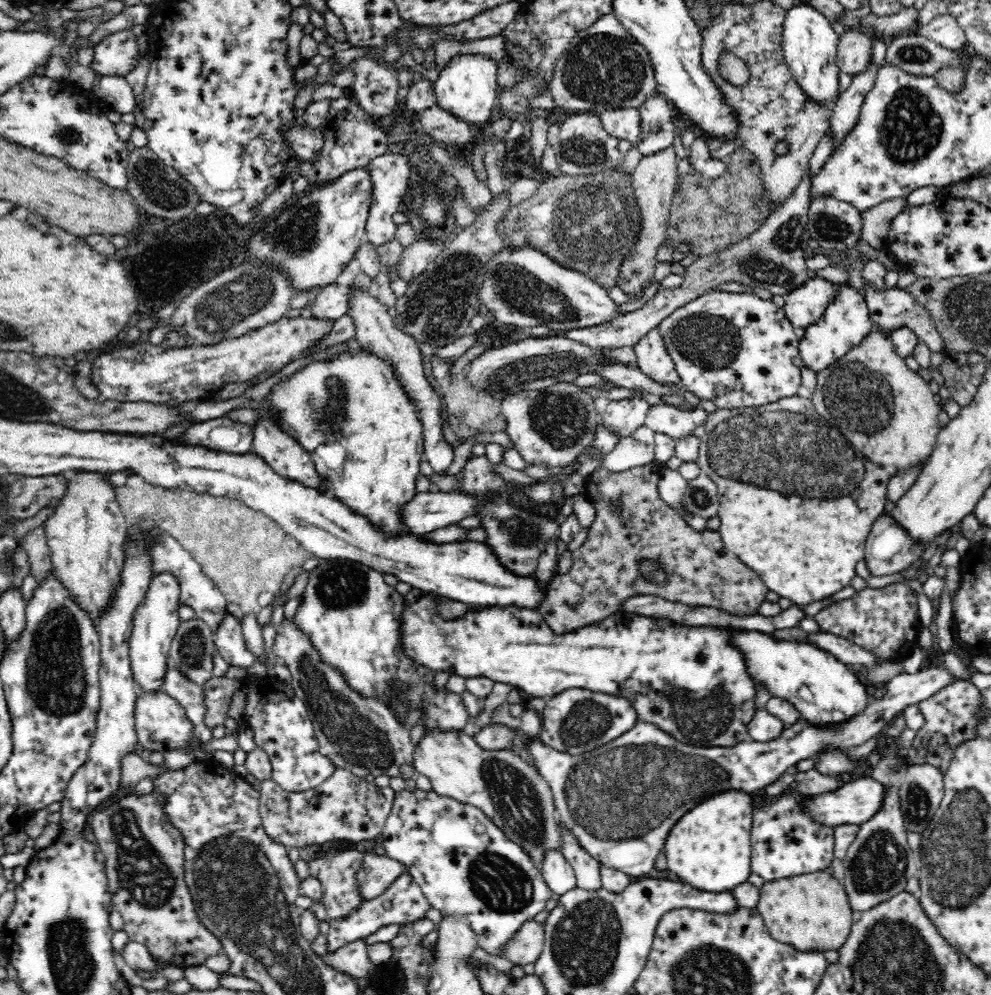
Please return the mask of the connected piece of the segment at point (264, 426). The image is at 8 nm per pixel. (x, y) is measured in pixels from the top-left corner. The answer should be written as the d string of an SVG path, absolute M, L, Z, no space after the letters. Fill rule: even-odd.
M260 418L255 422L252 430L252 451L262 457L280 476L295 480L306 487L321 490L326 489L325 481L316 472L310 453L288 433L282 432L271 420Z

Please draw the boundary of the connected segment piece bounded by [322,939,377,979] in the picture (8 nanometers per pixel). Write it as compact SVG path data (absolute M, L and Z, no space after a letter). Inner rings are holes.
M364 939L346 944L332 954L324 954L322 961L356 979L372 977L377 968L368 957L368 945Z

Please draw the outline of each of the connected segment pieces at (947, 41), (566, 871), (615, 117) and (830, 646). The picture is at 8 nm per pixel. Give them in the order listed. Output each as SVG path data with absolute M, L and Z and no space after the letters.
M950 13L936 16L928 24L918 26L915 33L929 38L944 48L967 47L965 32Z
M548 850L540 865L541 874L552 893L564 895L577 886L575 870L560 850Z
M639 107L604 110L598 115L604 130L616 139L629 140L633 144L640 140Z
M824 631L807 633L807 637L810 642L809 644L832 653L838 660L843 661L844 664L853 668L861 665L868 667L877 666L886 662L886 660L877 660L871 652L832 633Z

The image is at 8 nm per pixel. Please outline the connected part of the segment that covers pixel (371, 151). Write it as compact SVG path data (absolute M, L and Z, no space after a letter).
M351 94L331 100L328 117L318 129L324 135L320 156L316 156L316 160L312 162L302 159L303 163L299 168L296 168L297 163L293 158L284 166L284 178L291 178L290 174L296 170L299 170L300 176L306 176L309 186L307 190L323 187L348 171L365 168L371 160L388 151L388 133L376 127L376 123L368 117L368 113L357 104Z

